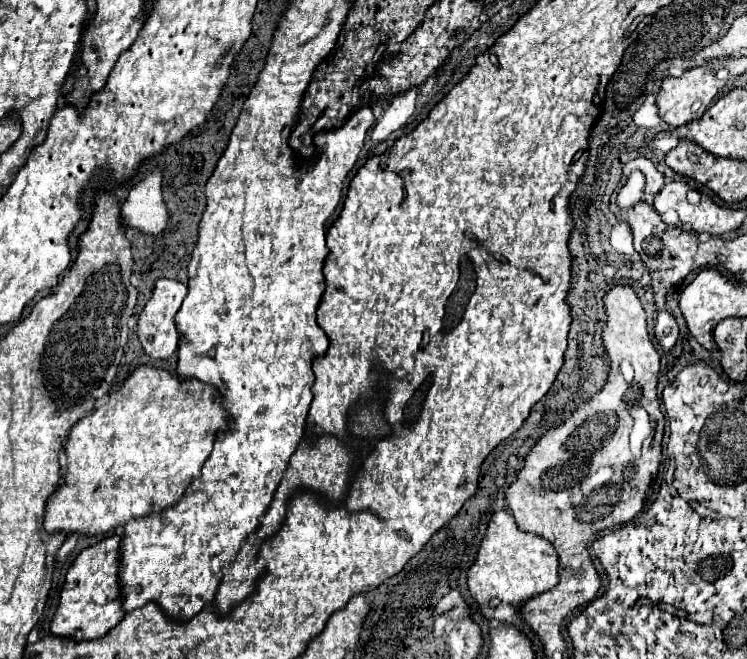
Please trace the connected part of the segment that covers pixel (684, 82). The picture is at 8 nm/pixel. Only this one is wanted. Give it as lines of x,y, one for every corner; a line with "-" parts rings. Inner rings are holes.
713,60
705,66
697,66
697,68
687,70
681,78
665,78
661,84
661,90
657,94
659,116
673,128
701,118
703,112
707,110
707,106
719,94
719,90
727,84
729,64
731,64
731,60

